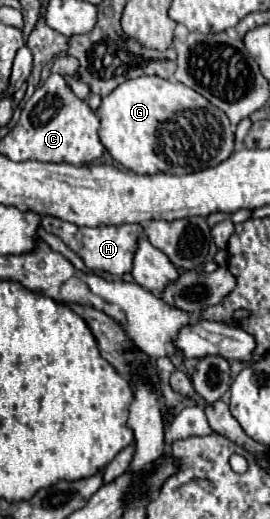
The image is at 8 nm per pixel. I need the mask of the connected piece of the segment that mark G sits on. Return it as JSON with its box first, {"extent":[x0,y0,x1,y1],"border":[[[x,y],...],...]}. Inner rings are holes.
{"extent":[96,75,234,175],"border":[[[158,75],[124,81],[102,97],[96,115],[100,119],[98,135],[104,149],[114,161],[140,175],[154,175],[158,171],[186,175],[202,171],[222,163],[234,151],[234,131],[226,113],[194,89]]]}

